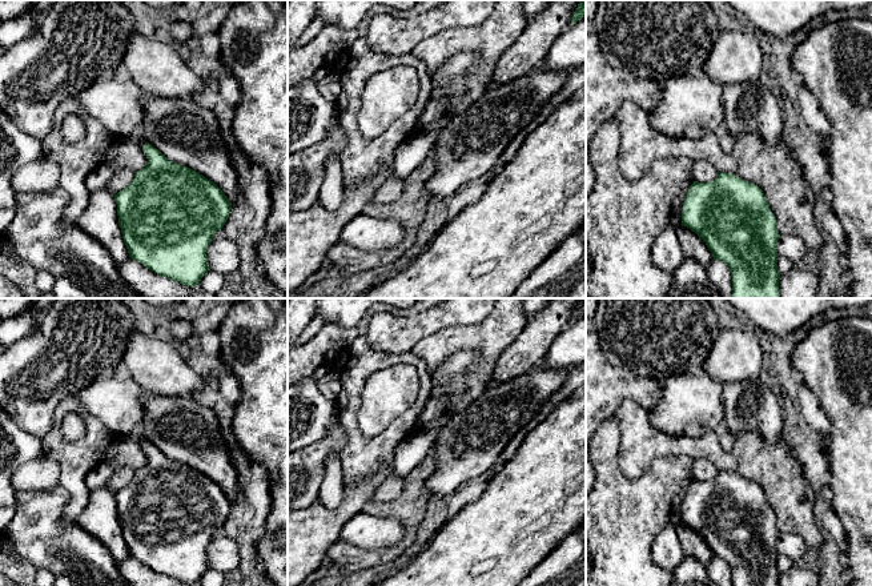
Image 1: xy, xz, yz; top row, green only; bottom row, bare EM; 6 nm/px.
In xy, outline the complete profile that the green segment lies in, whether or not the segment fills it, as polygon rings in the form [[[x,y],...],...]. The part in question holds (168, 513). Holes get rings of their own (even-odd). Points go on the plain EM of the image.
[[[130,433],[128,437],[138,437],[148,457],[130,482],[114,493],[118,522],[129,555],[158,574],[184,585],[197,585],[210,569],[206,547],[214,531],[224,526],[232,501],[213,479],[168,458],[140,433]]]

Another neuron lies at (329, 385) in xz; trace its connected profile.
[[[330,369],[329,373],[317,381],[317,388],[327,400],[335,401],[342,388],[341,373]]]

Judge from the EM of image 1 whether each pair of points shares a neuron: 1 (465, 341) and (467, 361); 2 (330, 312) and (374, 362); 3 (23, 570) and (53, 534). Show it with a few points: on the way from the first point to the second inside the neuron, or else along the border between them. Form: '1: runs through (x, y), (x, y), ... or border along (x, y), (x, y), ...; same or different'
1: border along (479, 357), (470, 349), (457, 349), (439, 366); different
2: border along (365, 312), (354, 326); different
3: border along (13, 549), (37, 569); different

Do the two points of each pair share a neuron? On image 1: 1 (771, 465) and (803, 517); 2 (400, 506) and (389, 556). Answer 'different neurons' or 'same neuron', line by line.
1: same neuron
2: same neuron

